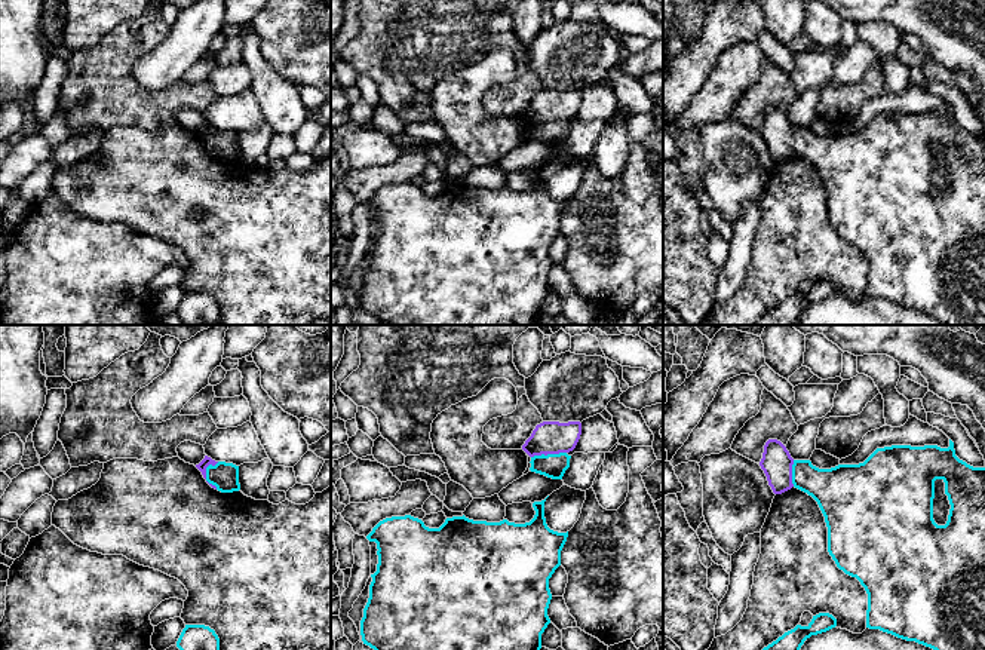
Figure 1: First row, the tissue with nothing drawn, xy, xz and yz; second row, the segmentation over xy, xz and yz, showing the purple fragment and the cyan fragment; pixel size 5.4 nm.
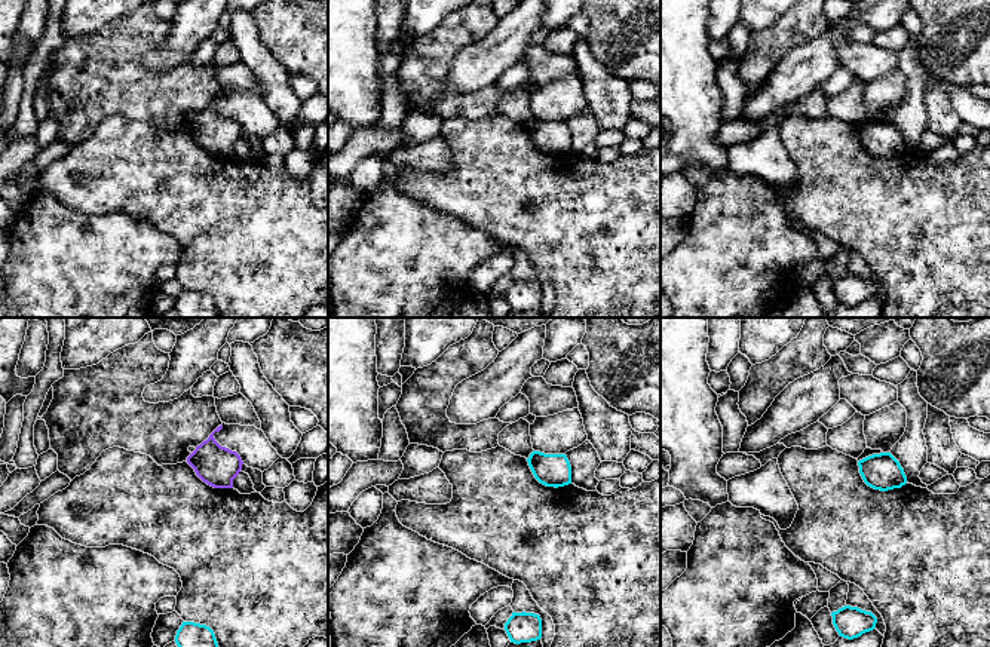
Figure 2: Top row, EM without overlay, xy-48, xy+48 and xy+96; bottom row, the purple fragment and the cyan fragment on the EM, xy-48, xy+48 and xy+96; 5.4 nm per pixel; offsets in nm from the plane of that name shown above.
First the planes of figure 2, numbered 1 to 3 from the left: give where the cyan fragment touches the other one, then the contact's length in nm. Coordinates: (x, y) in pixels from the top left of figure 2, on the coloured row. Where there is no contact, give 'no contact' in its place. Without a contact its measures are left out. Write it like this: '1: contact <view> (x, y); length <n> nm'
1: no contact
2: no contact
3: no contact

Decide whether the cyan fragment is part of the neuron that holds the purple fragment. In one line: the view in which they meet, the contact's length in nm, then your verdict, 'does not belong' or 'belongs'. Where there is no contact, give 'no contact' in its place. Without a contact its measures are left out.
meets purple in xy; contact 150 nm long; does not belong

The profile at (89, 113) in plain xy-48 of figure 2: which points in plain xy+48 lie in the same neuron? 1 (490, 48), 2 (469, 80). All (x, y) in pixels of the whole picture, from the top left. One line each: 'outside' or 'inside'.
1: outside
2: outside

